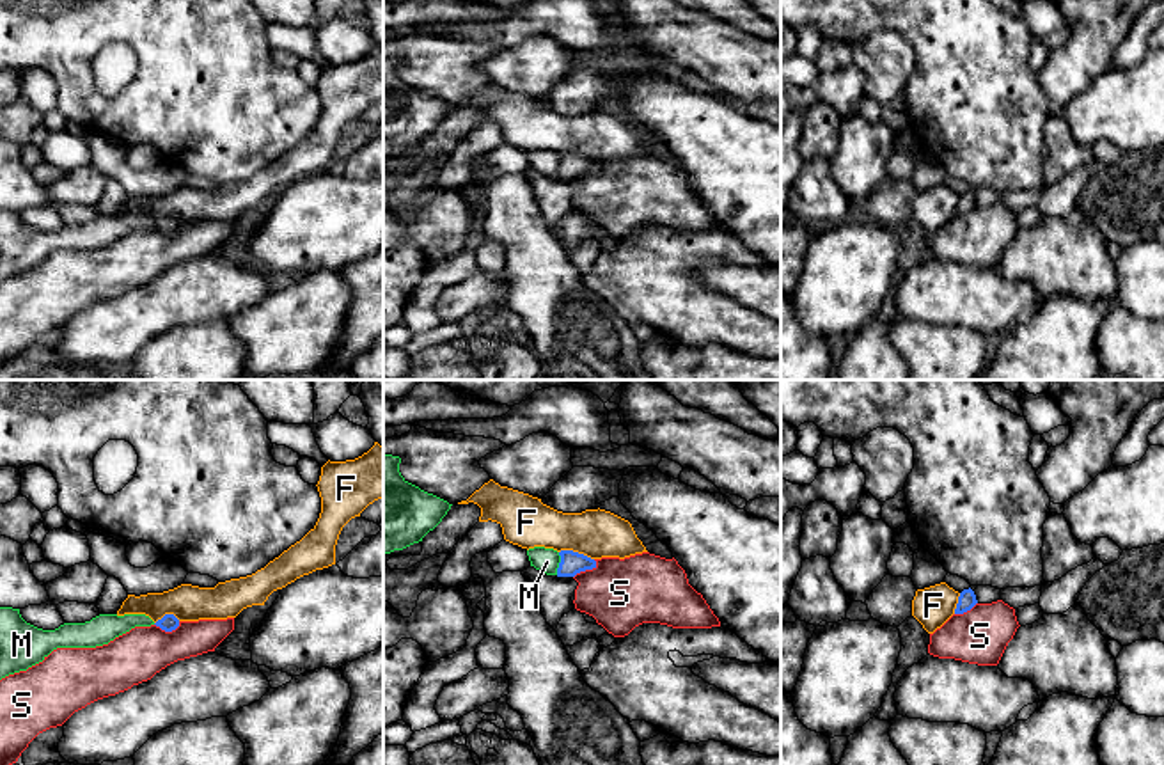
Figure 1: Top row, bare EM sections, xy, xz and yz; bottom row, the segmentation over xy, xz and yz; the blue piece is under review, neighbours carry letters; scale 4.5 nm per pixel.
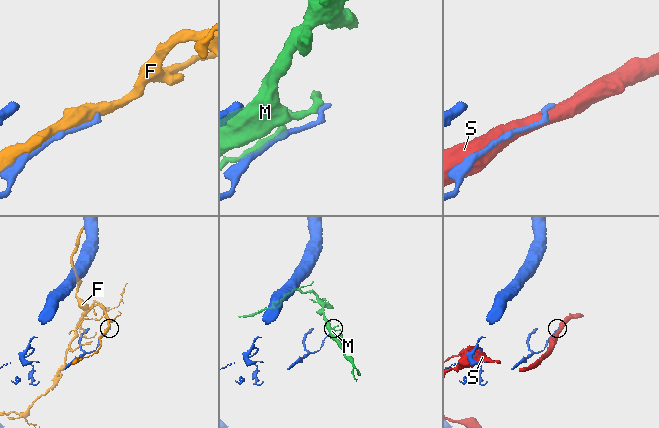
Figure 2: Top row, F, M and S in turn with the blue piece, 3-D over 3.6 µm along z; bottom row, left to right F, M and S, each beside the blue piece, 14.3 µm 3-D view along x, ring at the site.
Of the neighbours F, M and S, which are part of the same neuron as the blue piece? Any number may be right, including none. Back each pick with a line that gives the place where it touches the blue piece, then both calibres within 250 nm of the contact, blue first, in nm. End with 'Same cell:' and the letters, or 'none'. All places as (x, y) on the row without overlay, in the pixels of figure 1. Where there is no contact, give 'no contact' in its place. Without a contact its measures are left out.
F: xz (577, 155) | 110/220 nm
Same cell: F

